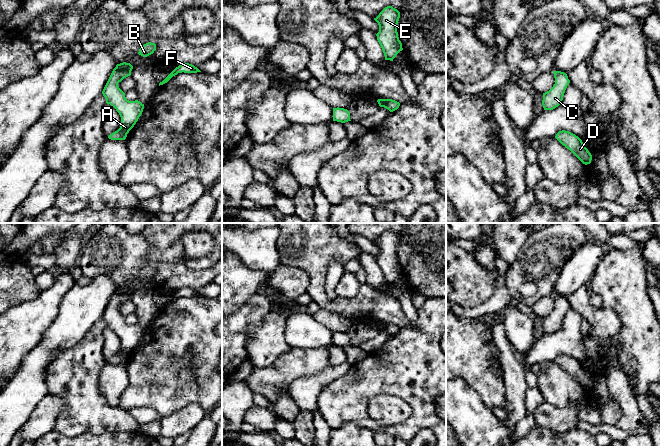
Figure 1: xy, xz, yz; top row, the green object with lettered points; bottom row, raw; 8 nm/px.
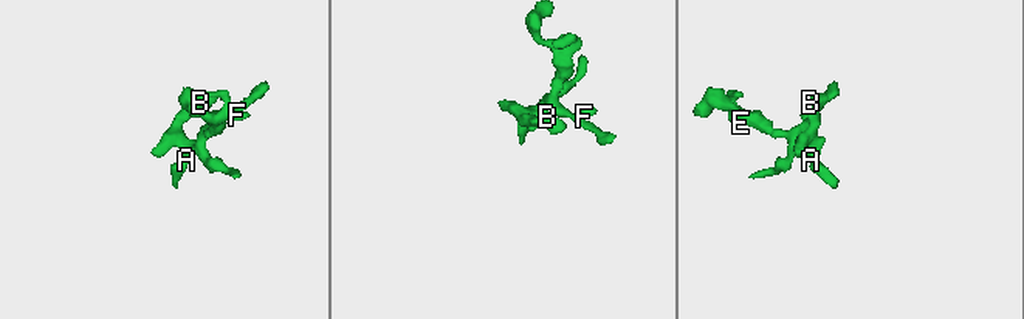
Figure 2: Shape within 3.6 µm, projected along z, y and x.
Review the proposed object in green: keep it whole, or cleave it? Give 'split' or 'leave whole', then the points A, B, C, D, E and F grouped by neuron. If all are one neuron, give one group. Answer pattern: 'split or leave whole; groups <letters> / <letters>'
leave whole; groups A B C D E F

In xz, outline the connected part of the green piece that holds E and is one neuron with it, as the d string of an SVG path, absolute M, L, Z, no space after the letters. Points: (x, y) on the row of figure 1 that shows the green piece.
M392 6L385 7L374 20L379 25L377 40L383 50L385 60L393 61L396 55L403 50L399 40L397 24L400 12Z

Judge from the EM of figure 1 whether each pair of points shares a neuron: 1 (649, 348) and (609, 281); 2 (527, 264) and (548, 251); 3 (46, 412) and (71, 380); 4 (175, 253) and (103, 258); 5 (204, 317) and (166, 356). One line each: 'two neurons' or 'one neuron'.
1: one neuron
2: one neuron
3: two neurons
4: two neurons
5: one neuron

